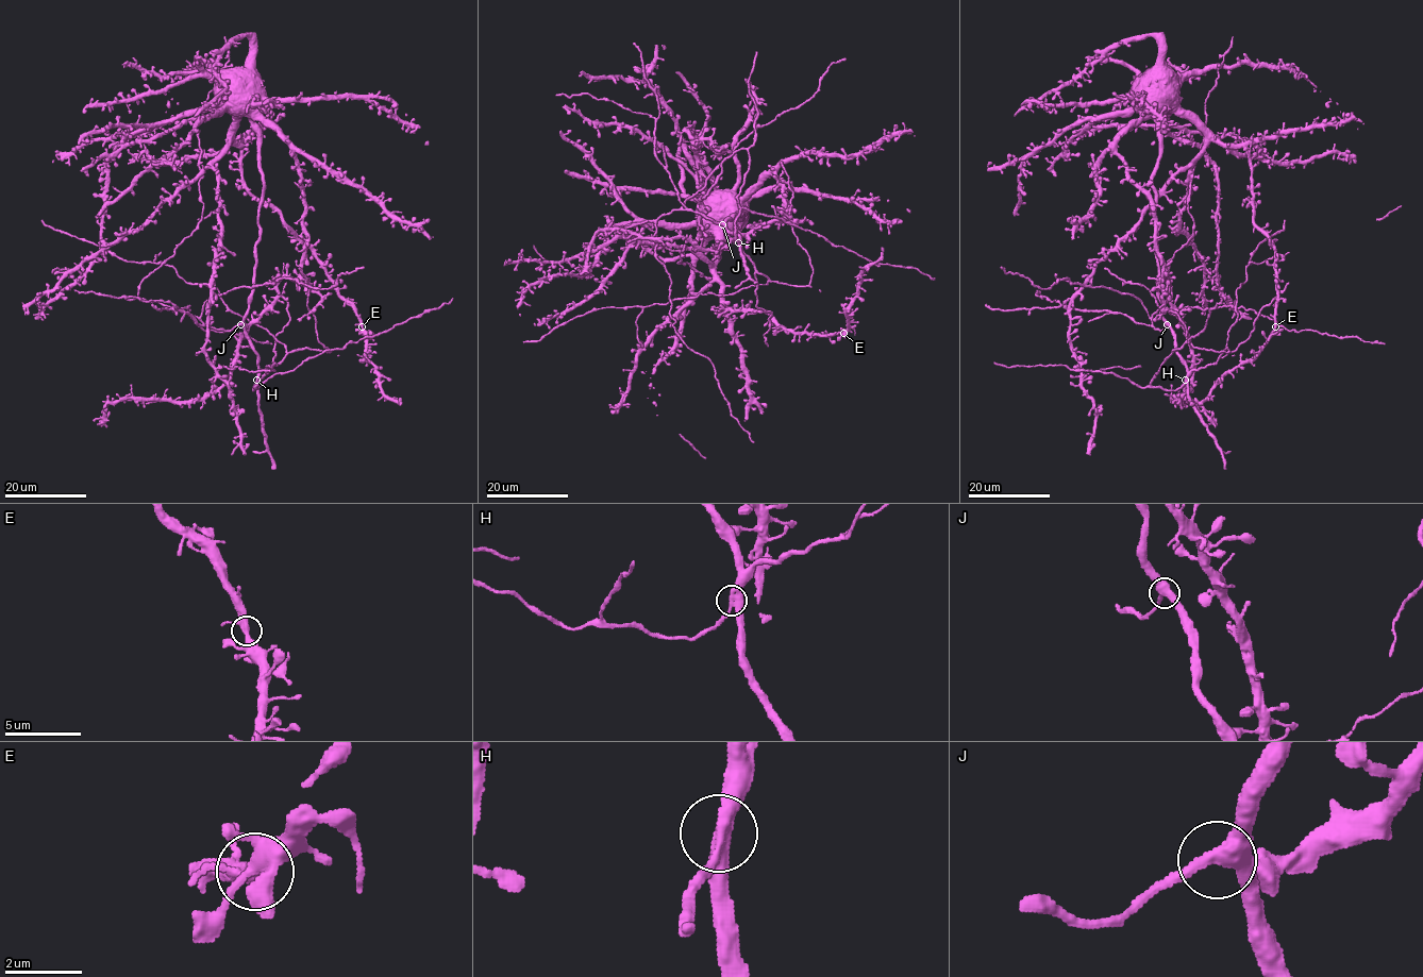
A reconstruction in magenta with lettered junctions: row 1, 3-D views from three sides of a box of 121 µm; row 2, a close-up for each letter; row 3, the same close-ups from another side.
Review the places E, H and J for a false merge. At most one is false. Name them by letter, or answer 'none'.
none

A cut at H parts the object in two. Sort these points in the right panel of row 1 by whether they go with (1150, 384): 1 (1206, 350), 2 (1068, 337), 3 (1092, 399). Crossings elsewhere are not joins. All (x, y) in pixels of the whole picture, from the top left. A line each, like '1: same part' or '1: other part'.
1: other part
2: other part
3: other part

